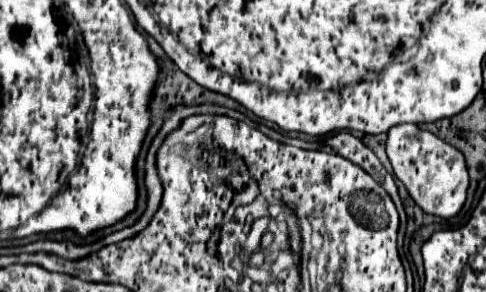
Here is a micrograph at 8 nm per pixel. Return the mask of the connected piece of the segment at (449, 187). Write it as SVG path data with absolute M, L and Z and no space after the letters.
M400 124L390 128L386 140L386 152L392 162L394 174L398 176L398 180L402 180L408 194L426 214L452 218L462 210L470 178L464 154L460 150L436 138L432 132L420 130L416 124Z

